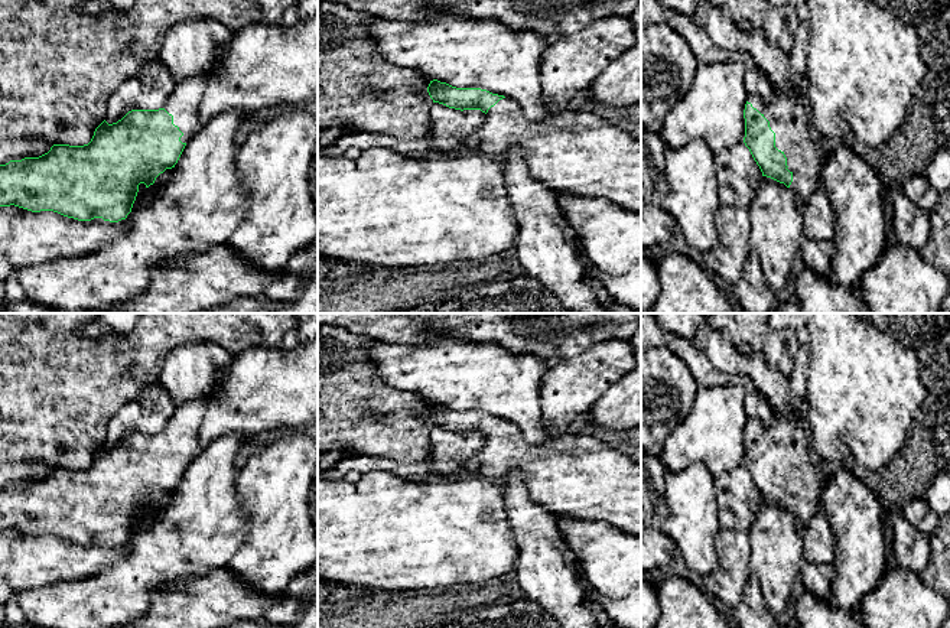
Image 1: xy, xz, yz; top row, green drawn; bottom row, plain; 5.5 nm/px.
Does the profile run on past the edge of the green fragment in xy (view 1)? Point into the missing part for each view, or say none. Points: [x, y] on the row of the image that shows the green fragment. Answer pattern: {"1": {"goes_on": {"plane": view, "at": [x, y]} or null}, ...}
{"1": {"goes_on": {"plane": "xy", "at": [184, 103]}}}

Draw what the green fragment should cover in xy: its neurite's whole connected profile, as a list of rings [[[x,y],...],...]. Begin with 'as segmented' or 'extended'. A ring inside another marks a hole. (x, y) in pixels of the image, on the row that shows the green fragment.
extended; [[[205,75],[178,81],[172,94],[159,110],[131,110],[117,123],[105,120],[95,128],[88,144],[69,146],[53,144],[51,150],[39,157],[25,157],[0,165],[0,206],[19,206],[32,212],[53,211],[78,221],[103,218],[118,222],[131,212],[139,185],[146,188],[166,169],[175,167],[186,143],[201,130],[199,105],[205,87]]]

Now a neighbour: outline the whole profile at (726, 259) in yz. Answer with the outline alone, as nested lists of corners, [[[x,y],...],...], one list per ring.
[[[720,206],[716,214],[718,243],[703,253],[707,270],[733,286],[751,254],[749,214],[745,208]]]

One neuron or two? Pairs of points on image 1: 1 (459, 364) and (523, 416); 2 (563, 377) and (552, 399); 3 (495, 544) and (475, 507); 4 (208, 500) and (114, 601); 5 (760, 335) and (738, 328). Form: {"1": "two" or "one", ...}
{"1": "one", "2": "one", "3": "one", "4": "one", "5": "one"}

